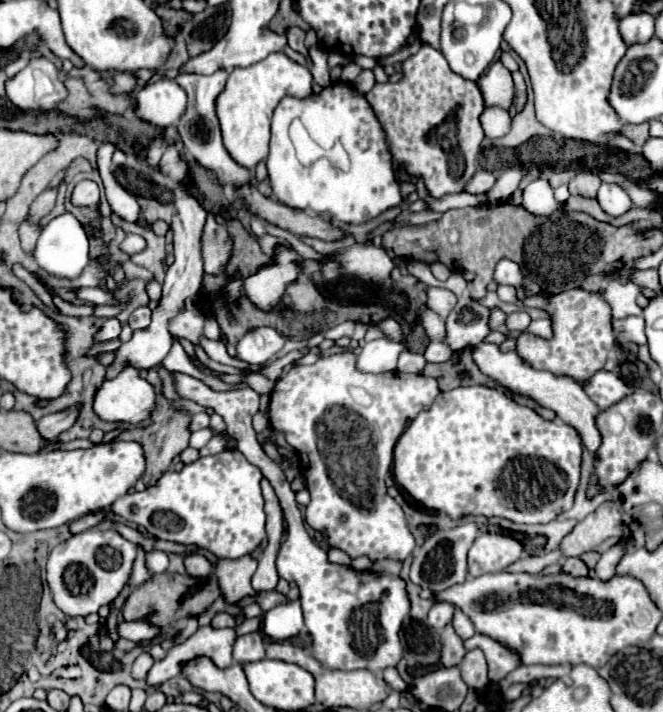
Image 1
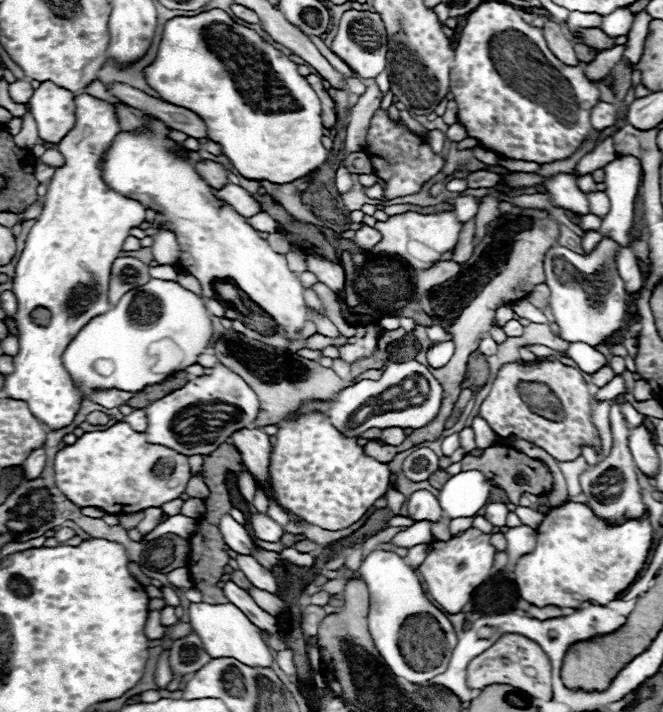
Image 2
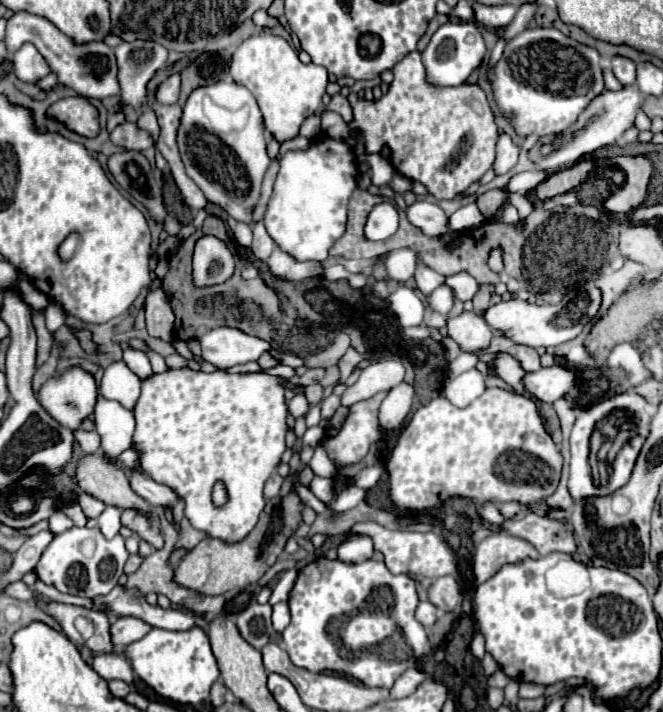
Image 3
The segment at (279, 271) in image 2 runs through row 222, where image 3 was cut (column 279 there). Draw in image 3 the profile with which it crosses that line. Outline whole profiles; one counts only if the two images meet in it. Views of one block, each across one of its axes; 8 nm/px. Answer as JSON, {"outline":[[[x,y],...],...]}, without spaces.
{"outline":[[[320,136],[308,150],[286,152],[280,158],[280,170],[270,196],[264,226],[278,248],[298,262],[324,262],[328,250],[346,230],[348,200],[356,188],[358,166],[352,146],[344,140]]]}

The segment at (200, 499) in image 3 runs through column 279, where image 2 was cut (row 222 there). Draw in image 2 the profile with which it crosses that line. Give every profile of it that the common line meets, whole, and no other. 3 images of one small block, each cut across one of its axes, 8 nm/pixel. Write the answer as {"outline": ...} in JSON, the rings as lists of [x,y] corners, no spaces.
{"outline":[[[408,210],[404,214],[390,216],[386,222],[376,222],[376,230],[382,234],[382,240],[372,248],[372,256],[388,256],[402,260],[410,270],[428,270],[442,260],[452,260],[452,250],[458,244],[460,230],[464,222],[456,218],[454,210],[422,214]]]}

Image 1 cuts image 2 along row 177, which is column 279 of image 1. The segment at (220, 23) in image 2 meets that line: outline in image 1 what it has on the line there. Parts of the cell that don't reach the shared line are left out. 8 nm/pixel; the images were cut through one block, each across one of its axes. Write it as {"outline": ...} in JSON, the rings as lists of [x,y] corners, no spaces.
{"outline":[[[284,244],[274,246],[272,262],[258,268],[252,276],[244,280],[244,292],[256,308],[262,312],[270,312],[280,304],[286,288],[302,274],[302,258],[300,254]]]}

